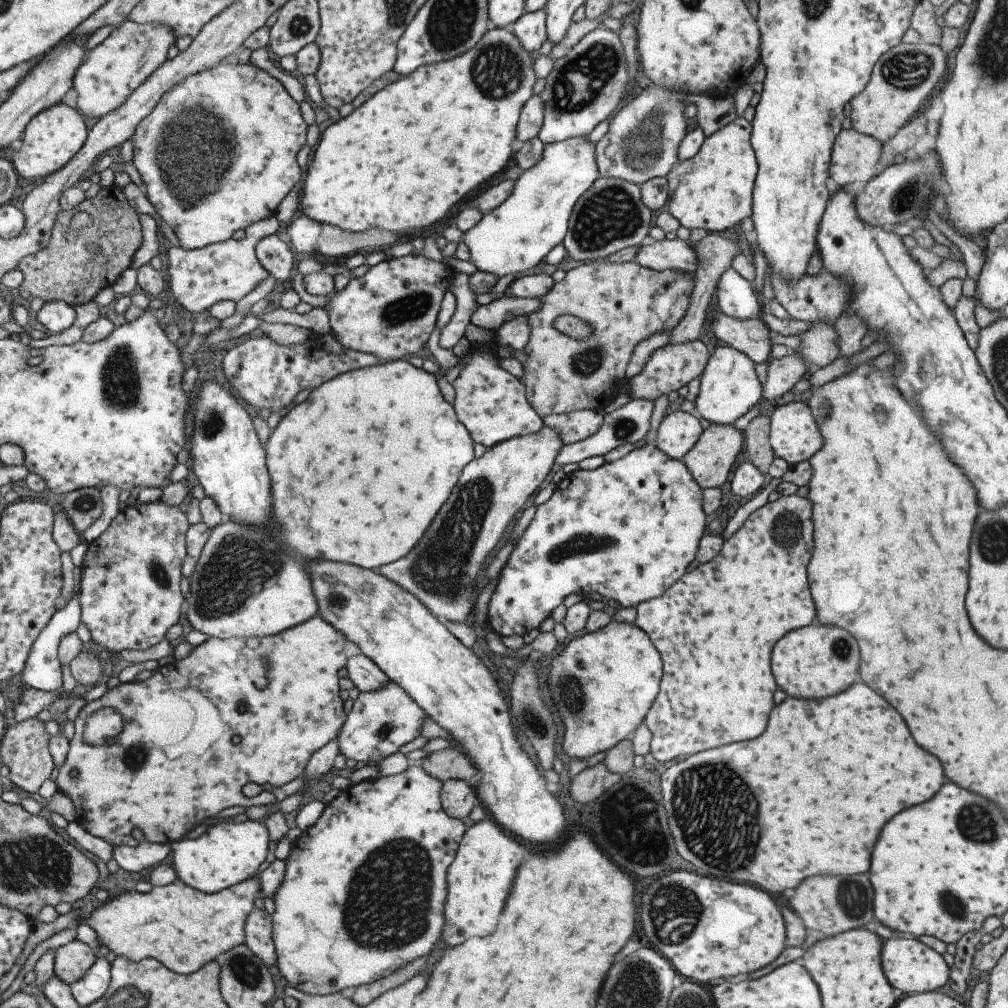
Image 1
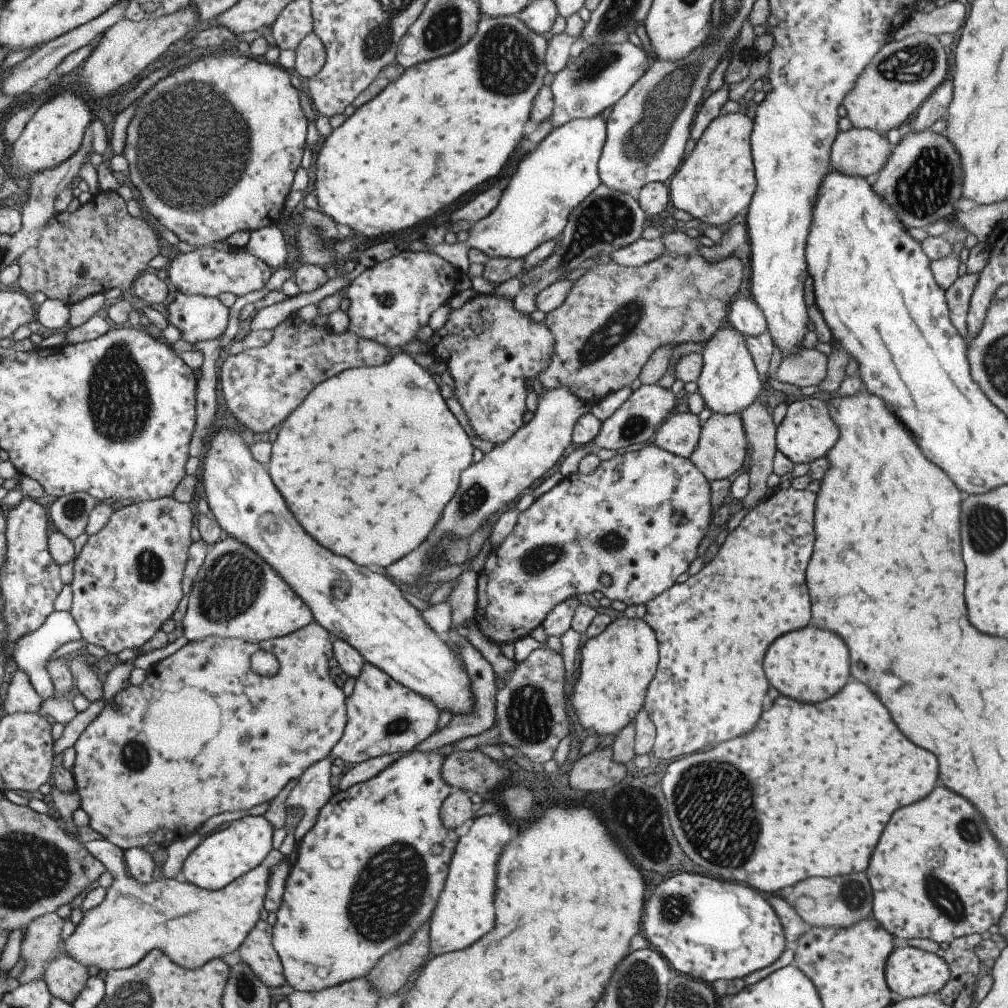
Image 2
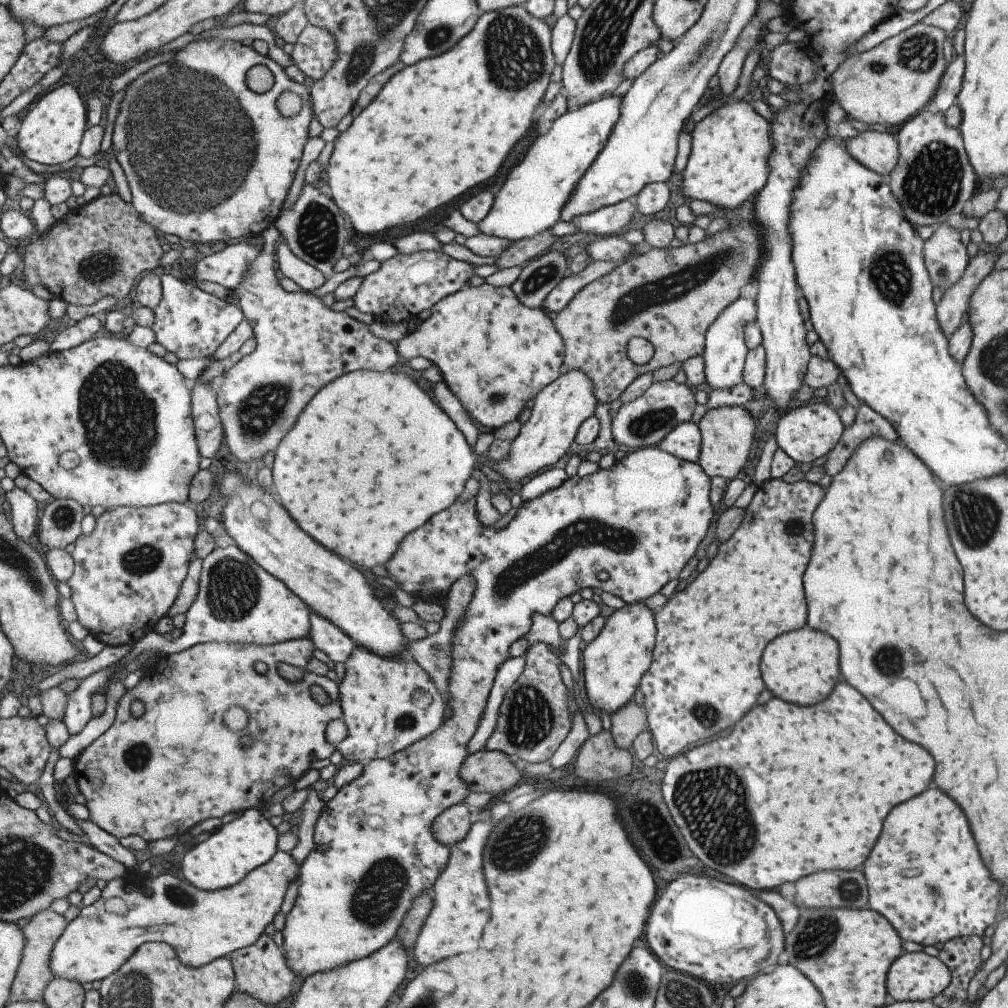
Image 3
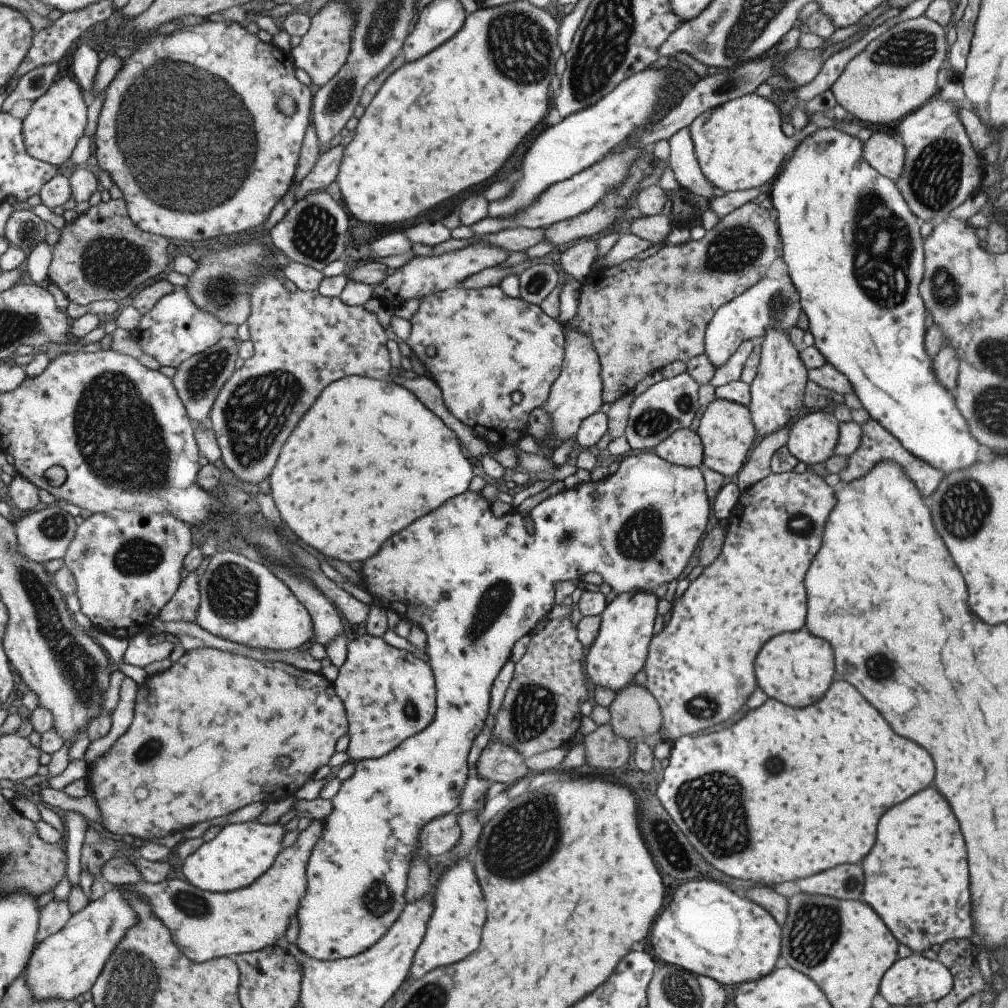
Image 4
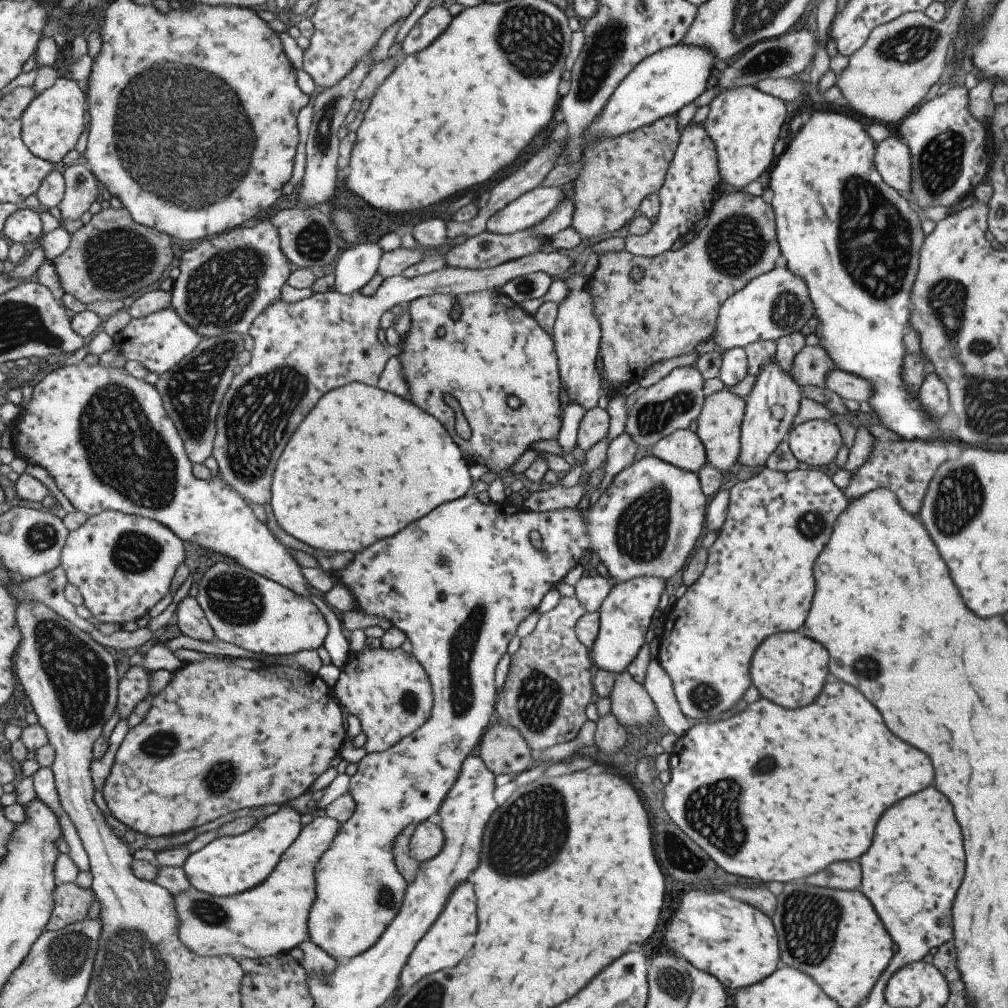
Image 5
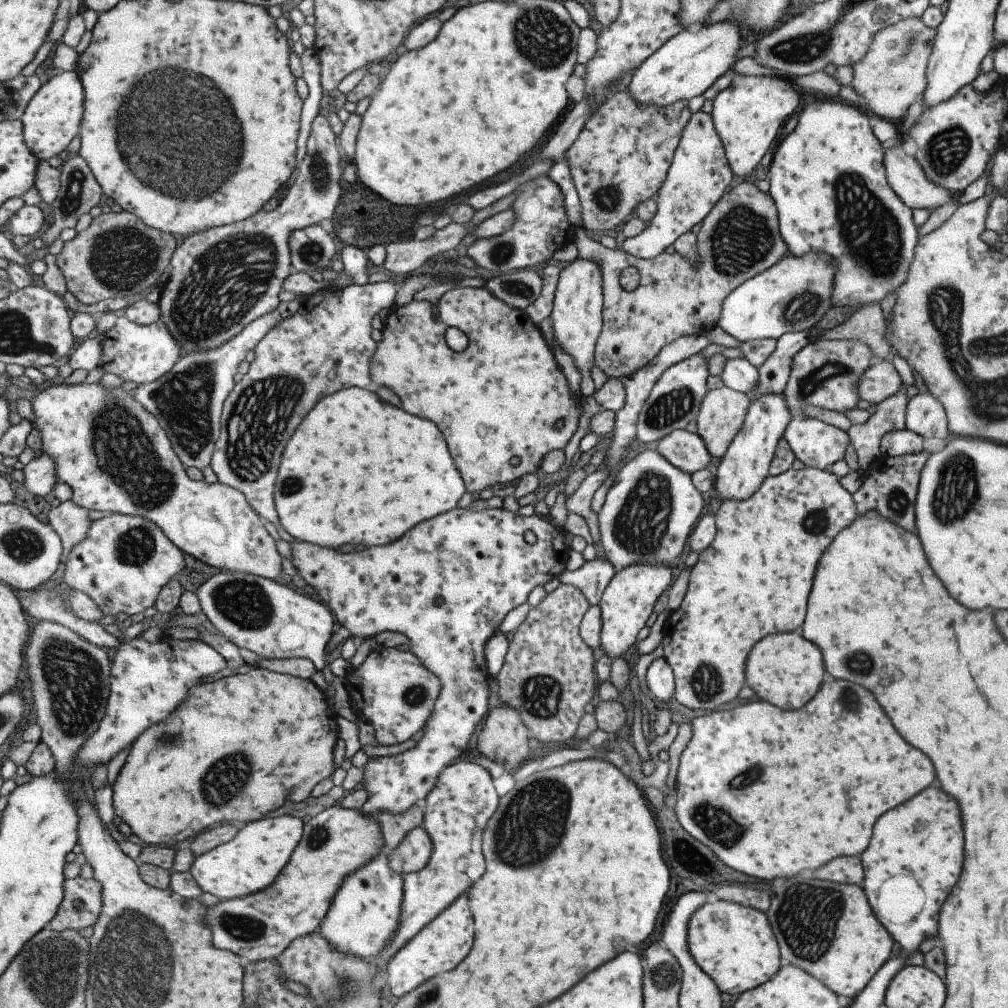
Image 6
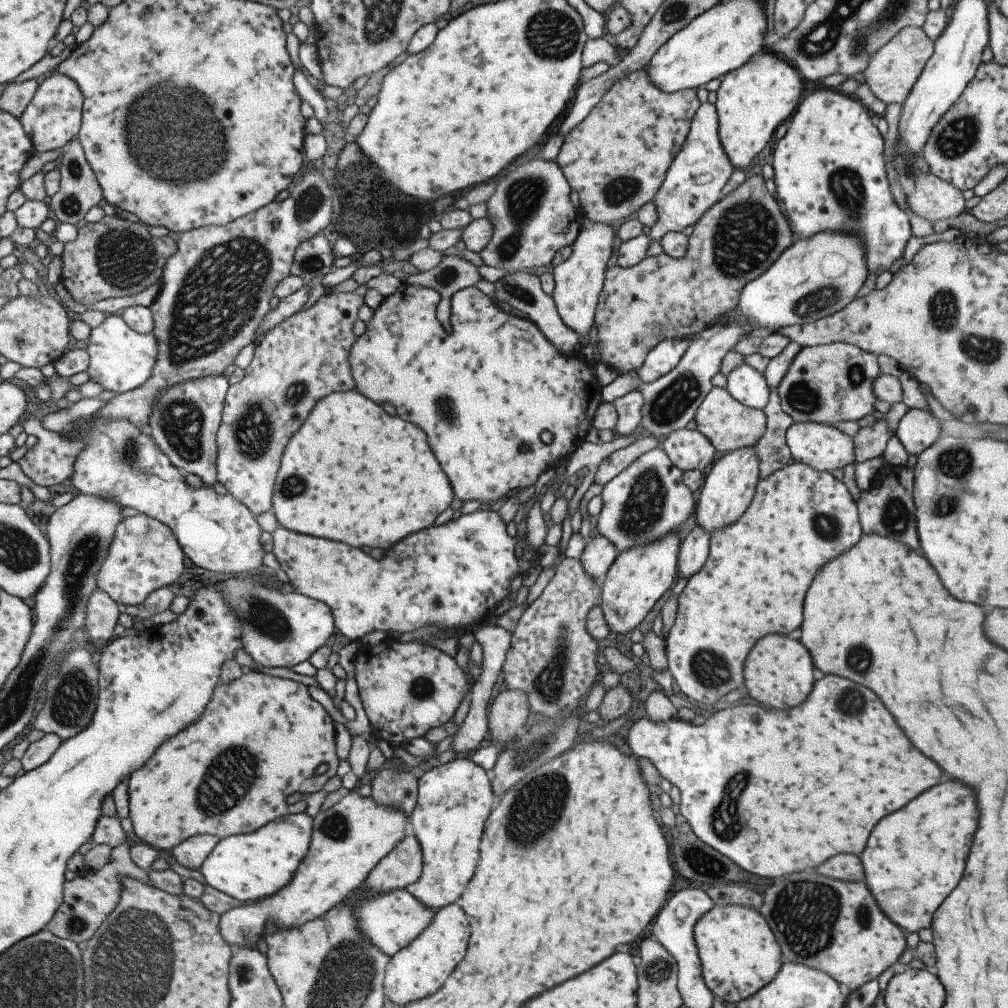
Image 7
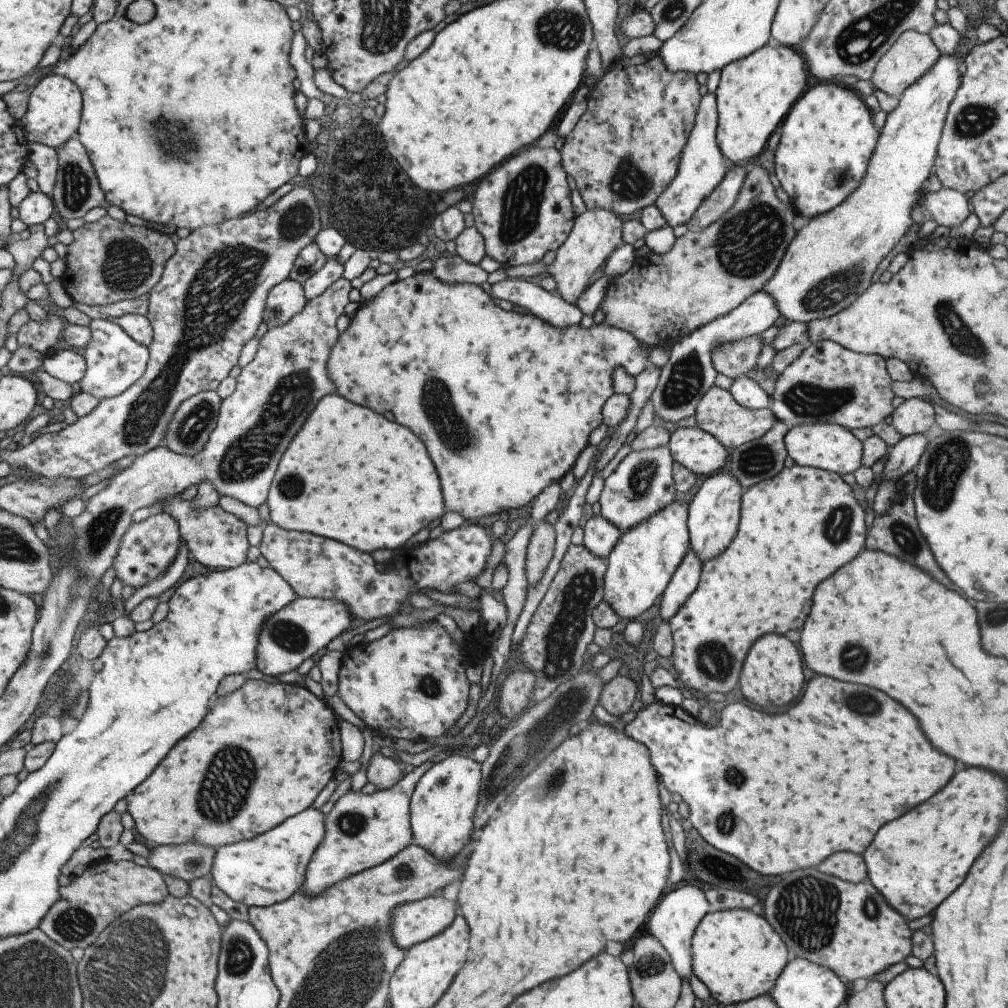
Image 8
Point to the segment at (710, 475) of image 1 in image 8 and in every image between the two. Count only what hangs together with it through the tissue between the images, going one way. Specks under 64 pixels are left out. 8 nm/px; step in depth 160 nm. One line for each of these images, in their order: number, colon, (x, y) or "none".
2: (720, 450)
3: (726, 433)
4: (725, 430)
5: (718, 424)
6: (720, 415)
7: (729, 425)
8: (717, 413)

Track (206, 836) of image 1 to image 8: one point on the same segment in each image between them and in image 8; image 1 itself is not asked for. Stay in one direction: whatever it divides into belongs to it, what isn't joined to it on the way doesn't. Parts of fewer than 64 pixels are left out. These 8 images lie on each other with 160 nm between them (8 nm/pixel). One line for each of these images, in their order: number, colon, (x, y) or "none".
2: (222, 857)
3: (235, 849)
4: (242, 852)
5: (227, 866)
6: (251, 862)
7: (252, 867)
8: (269, 869)

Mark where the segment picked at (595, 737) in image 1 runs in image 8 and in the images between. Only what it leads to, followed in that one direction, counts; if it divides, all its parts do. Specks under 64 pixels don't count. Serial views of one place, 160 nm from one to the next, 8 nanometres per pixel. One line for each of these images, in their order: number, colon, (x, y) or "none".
2: (616, 666)
3: (613, 662)
4: (618, 652)
5: (623, 616)
6: (625, 604)
7: (637, 578)
8: (641, 562)

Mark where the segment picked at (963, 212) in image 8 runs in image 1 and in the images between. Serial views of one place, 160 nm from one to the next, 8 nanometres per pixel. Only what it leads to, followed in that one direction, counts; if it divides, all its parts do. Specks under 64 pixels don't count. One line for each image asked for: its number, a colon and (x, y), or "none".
1: (854, 156)
2: (859, 152)
3: (877, 151)
4: (884, 154)
5: (891, 158)
6: (903, 174)
7: (933, 199)

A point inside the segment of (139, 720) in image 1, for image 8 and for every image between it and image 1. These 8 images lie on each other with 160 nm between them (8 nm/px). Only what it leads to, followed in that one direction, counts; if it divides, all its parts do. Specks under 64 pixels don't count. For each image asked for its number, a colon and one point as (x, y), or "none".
2: (171, 754)
3: (179, 764)
4: (175, 767)
5: (211, 739)
6: (242, 746)
7: (265, 745)
8: (269, 768)

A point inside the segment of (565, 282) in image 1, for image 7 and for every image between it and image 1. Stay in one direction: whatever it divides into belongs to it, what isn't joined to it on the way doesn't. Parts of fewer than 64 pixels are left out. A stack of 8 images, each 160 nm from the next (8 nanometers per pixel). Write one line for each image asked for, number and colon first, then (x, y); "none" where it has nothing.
2: (612, 319)
3: (669, 296)
4: (640, 315)
5: (674, 306)
6: (738, 238)
7: (736, 239)

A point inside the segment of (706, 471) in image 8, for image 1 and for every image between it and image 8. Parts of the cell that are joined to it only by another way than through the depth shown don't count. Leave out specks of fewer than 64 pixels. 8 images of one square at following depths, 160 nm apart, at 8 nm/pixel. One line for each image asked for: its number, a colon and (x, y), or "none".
1: (677, 432)
2: (678, 434)
3: (683, 442)
4: (682, 447)
5: (682, 448)
6: (685, 451)
7: (688, 450)

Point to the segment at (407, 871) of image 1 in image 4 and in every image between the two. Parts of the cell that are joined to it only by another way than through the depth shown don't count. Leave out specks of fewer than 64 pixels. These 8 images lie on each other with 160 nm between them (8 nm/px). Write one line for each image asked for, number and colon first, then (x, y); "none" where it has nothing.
2: (368, 872)
3: (640, 521)
4: (474, 583)

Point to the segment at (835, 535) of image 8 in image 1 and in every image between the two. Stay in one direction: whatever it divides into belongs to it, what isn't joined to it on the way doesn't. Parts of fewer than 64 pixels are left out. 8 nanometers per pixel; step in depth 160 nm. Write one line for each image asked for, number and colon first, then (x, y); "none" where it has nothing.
1: (714, 628)
2: (708, 686)
3: (703, 676)
4: (699, 668)
5: (757, 579)
6: (753, 579)
7: (757, 571)

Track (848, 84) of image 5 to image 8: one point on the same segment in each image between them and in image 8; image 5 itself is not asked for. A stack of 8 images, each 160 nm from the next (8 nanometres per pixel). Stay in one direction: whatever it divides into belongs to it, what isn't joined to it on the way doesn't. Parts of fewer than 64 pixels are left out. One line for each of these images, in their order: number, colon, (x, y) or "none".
6: (891, 75)
7: (891, 71)
8: (912, 54)

